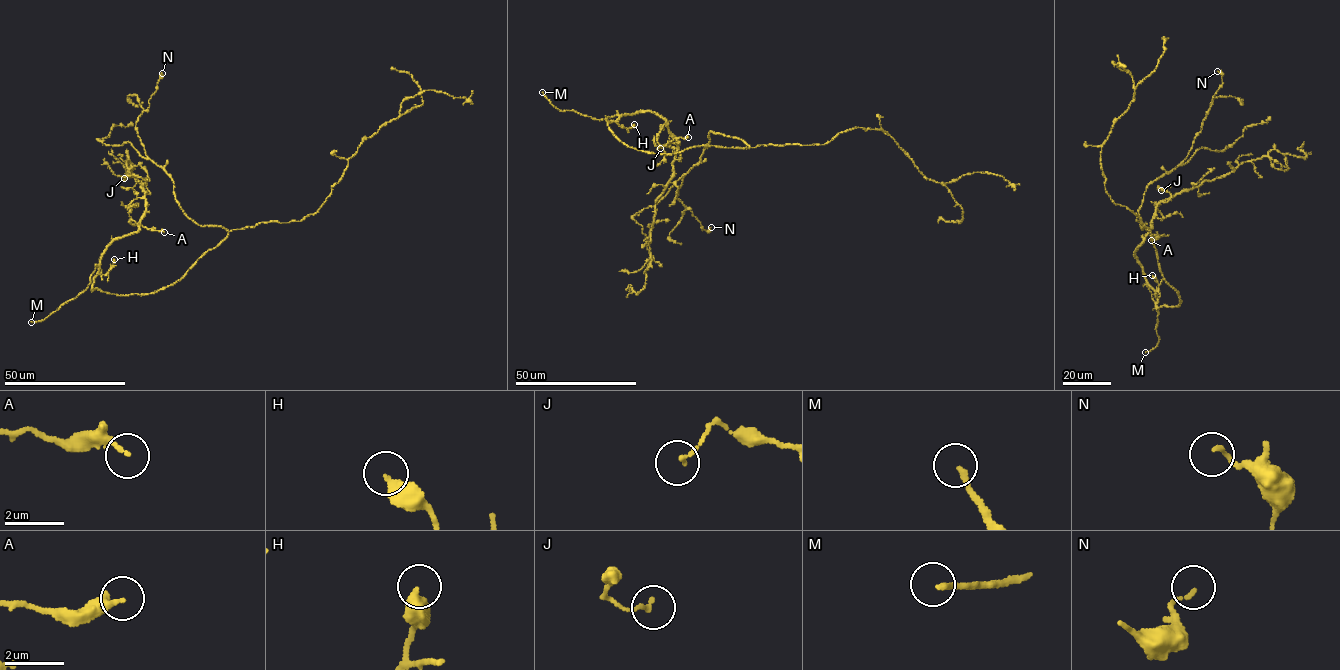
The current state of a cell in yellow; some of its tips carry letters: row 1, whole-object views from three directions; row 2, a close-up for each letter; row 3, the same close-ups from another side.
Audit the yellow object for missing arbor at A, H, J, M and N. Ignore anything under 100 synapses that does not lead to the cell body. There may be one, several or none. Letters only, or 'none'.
none

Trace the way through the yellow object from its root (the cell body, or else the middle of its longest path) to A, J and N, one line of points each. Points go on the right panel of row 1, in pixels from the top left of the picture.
A: (1172, 287), (1180, 298), (1179, 306), (1157, 307), (1155, 291), (1134, 255), (1144, 234), (1164, 235), (1151, 240)
J: (1172, 287), (1179, 306), (1157, 307), (1134, 255), (1156, 206), (1171, 197), (1161, 190)
N: (1172, 287), (1138, 211), (1146, 186), (1188, 154), (1222, 83), (1217, 71)

